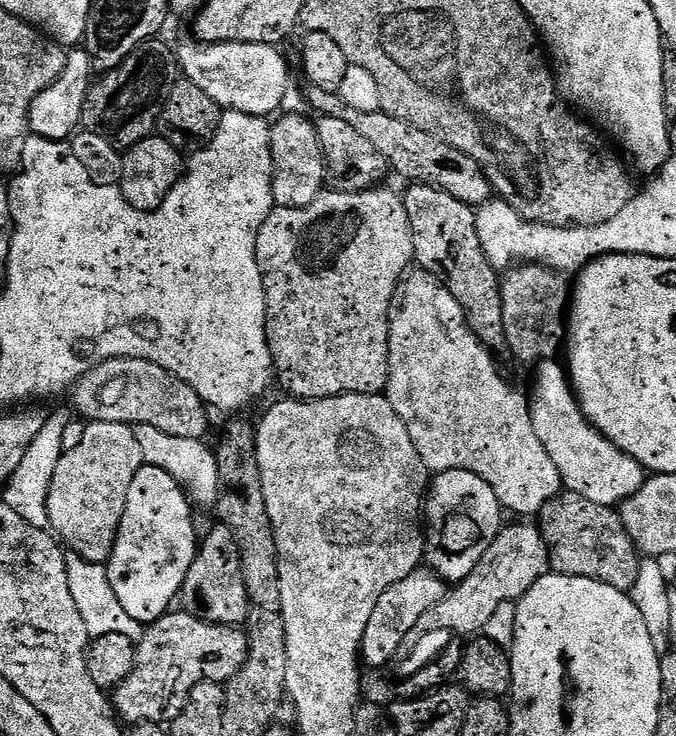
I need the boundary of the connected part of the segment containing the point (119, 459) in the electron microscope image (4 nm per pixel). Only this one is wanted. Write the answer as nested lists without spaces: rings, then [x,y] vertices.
[[[92,422],[88,424],[82,442],[75,450],[65,452],[54,470],[54,482],[48,491],[48,528],[58,537],[68,552],[78,554],[86,562],[107,565],[114,550],[118,526],[126,510],[126,494],[134,483],[134,474],[144,467],[140,436],[135,427],[114,422]]]

